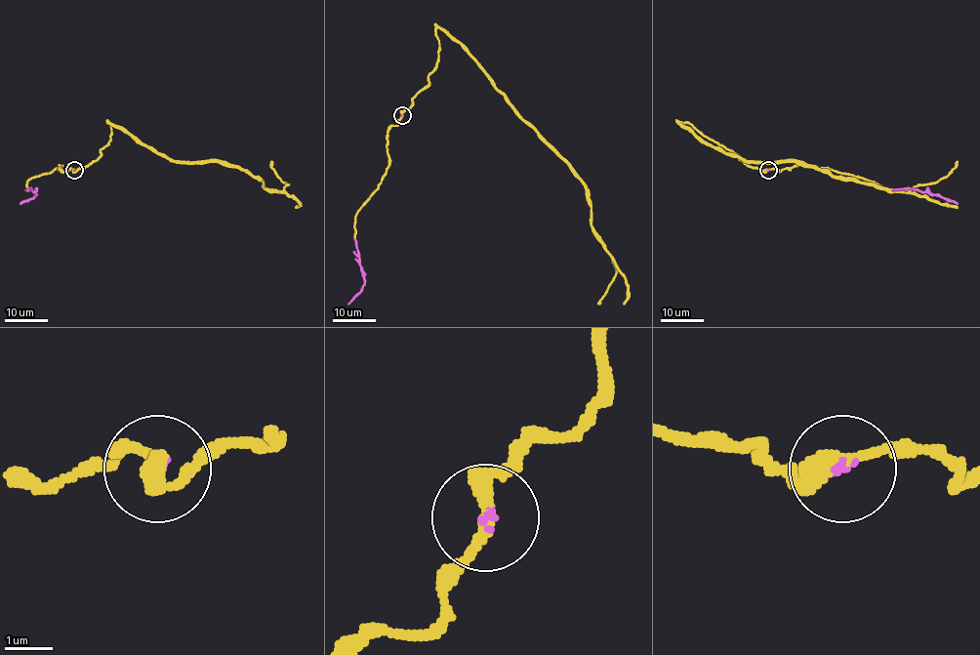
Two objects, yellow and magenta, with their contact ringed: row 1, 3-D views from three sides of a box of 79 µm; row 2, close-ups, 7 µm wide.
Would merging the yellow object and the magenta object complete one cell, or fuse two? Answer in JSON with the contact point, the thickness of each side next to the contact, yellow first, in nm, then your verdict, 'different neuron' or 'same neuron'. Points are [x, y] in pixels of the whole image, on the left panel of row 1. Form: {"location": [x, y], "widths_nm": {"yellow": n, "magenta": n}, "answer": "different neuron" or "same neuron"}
{"location": [74, 170], "widths_nm": {"yellow": 320, "magenta": 90}, "answer": "same neuron"}

